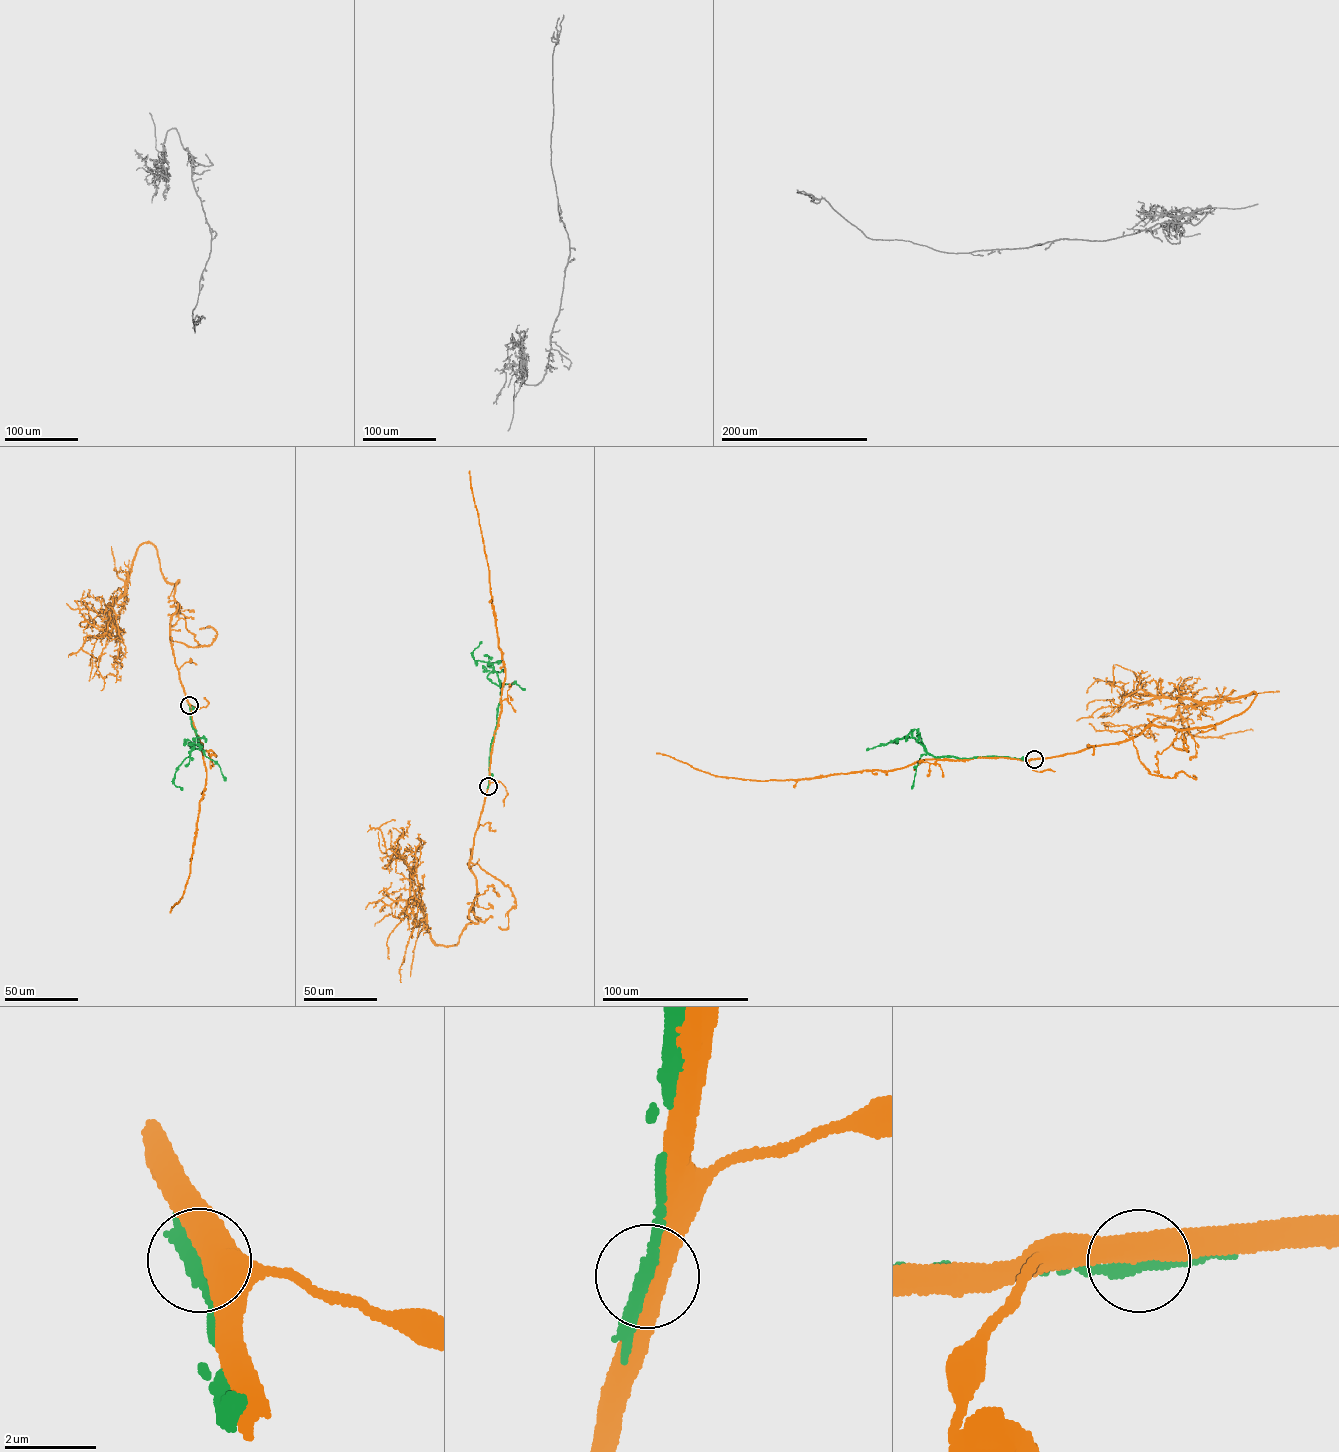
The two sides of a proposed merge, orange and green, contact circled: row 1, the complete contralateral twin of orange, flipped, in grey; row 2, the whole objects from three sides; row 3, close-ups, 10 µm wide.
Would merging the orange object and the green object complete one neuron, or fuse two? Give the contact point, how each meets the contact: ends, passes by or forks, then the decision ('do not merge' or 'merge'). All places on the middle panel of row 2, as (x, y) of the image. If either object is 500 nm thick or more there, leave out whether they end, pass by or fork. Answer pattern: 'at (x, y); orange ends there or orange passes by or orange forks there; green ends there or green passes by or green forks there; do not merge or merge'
at (488, 786); do not merge

